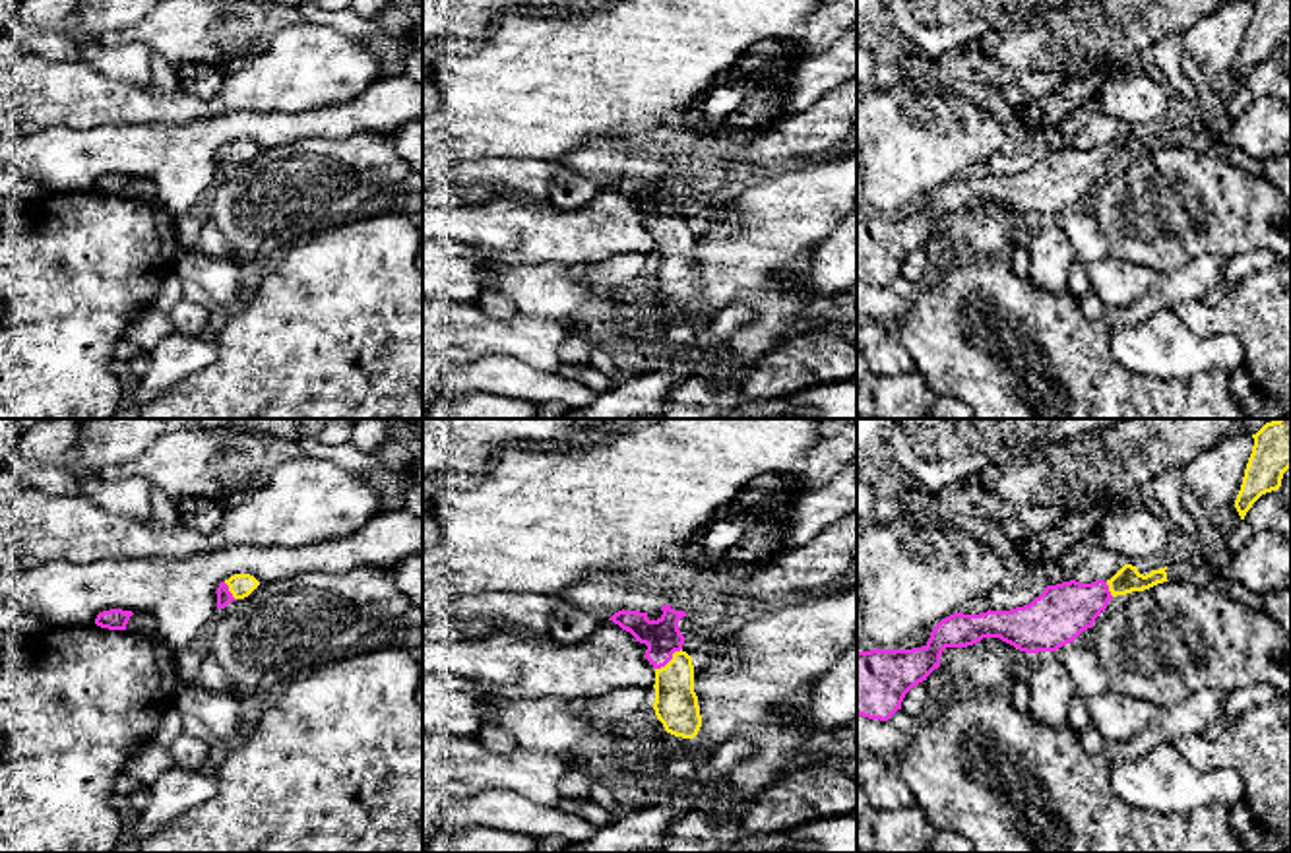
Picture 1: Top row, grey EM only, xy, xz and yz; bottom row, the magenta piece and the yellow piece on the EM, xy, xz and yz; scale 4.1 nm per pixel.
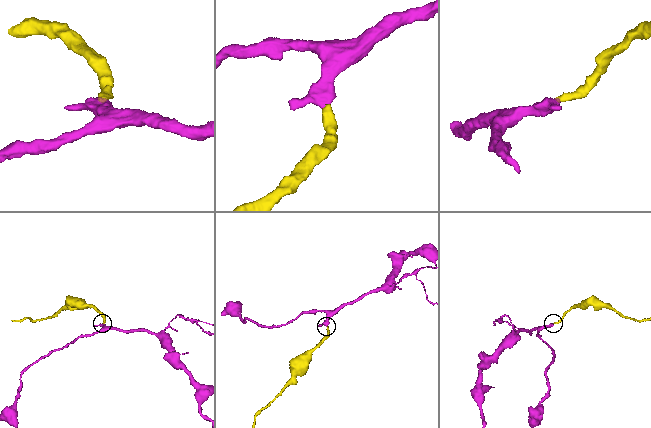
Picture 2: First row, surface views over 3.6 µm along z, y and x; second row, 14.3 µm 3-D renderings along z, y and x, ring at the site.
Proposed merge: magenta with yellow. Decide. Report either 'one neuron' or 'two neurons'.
one neuron

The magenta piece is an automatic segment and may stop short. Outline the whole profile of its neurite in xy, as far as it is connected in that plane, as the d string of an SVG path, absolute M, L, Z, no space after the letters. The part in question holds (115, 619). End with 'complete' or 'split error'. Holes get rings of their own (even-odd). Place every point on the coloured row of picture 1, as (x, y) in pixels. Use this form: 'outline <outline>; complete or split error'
outline M110 609L97 615L95 624L109 630L126 630L126 624L134 613L122 609Z; complete

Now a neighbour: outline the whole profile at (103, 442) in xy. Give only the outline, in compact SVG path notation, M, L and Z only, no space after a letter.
M87 419L79 426L70 465L87 475L101 475L140 458L173 425L173 419Z

